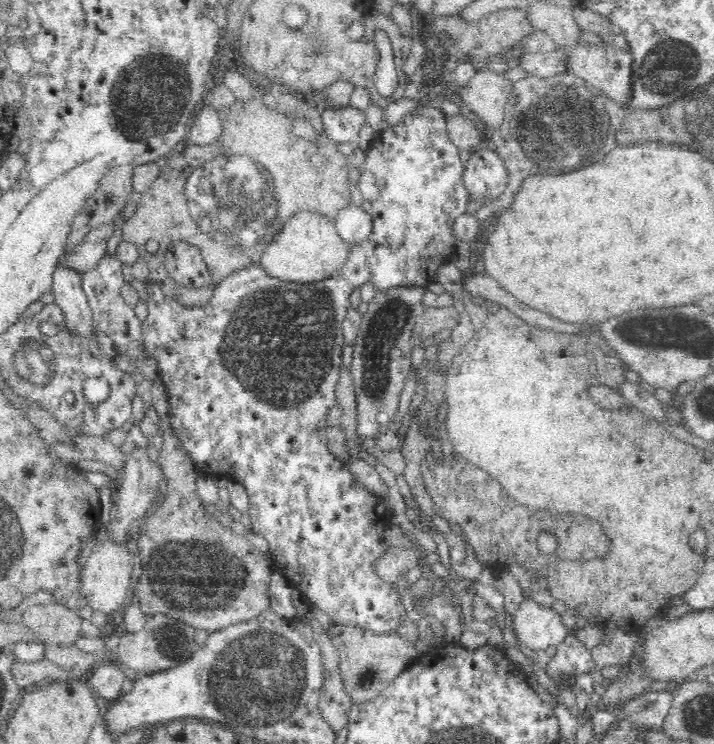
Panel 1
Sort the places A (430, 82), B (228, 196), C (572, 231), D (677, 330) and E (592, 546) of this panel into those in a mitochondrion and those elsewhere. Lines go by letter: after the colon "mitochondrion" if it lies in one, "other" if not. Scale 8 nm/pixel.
A: other
B: mitochondrion
C: other
D: mitochondrion
E: mitochondrion

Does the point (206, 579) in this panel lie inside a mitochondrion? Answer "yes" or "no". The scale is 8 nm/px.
yes

